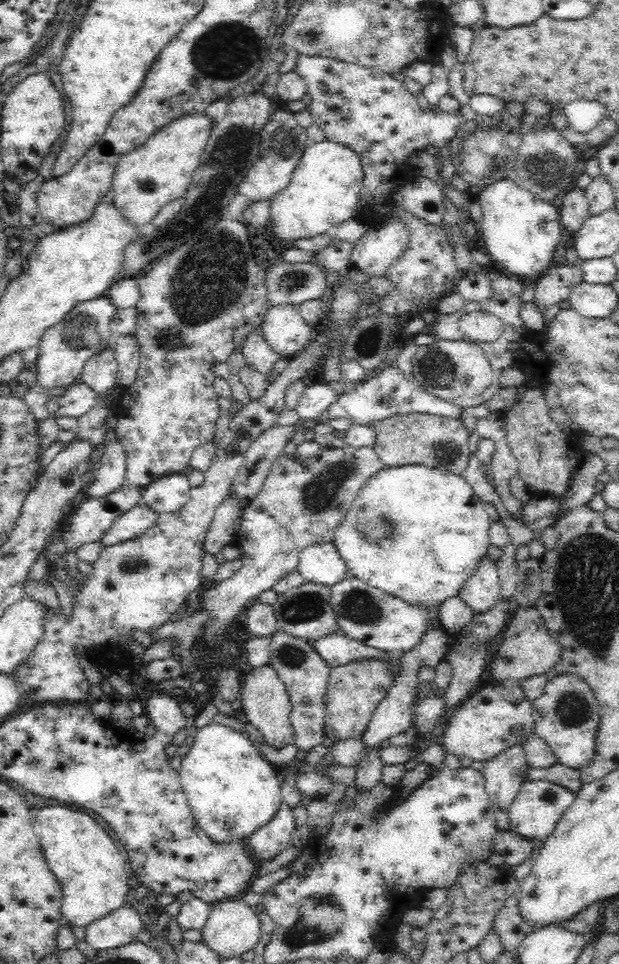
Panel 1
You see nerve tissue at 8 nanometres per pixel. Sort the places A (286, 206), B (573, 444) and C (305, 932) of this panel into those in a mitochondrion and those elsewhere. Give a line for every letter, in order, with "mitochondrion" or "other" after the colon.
A: other
B: other
C: mitochondrion

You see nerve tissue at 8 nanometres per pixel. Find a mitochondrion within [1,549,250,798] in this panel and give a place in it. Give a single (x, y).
(131, 565)

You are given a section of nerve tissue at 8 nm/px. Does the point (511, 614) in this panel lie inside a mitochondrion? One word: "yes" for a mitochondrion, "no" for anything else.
no

